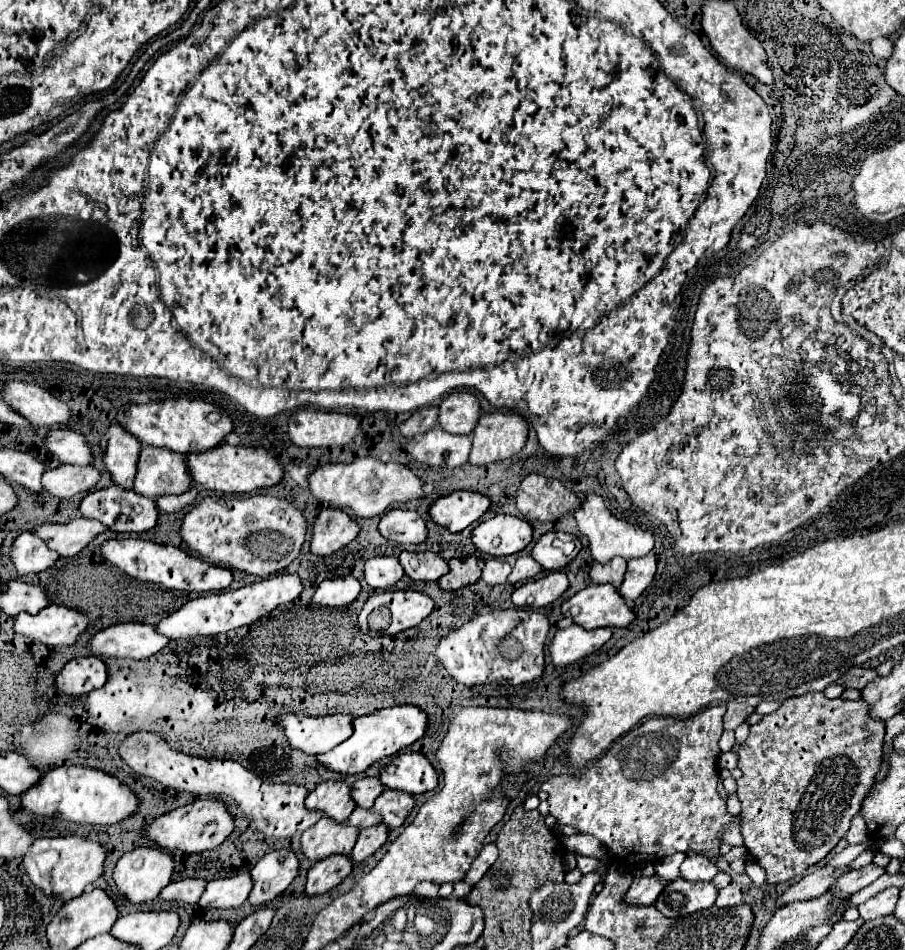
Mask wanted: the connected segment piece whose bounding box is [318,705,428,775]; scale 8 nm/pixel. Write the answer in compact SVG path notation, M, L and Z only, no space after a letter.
M394 705L380 709L378 713L370 713L364 717L354 719L354 733L340 745L336 745L332 751L318 755L318 761L322 761L326 767L338 771L338 773L364 773L372 763L392 757L398 751L406 749L414 741L418 741L428 725L428 715L416 705Z

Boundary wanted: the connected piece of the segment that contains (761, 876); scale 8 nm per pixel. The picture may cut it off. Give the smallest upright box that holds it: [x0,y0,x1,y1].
[746,861,766,885]

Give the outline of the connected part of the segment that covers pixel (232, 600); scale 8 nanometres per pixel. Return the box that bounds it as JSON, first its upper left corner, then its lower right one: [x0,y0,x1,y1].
[158,575,302,639]

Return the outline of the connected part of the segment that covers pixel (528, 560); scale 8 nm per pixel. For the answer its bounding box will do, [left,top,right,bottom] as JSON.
[508,555,542,583]

